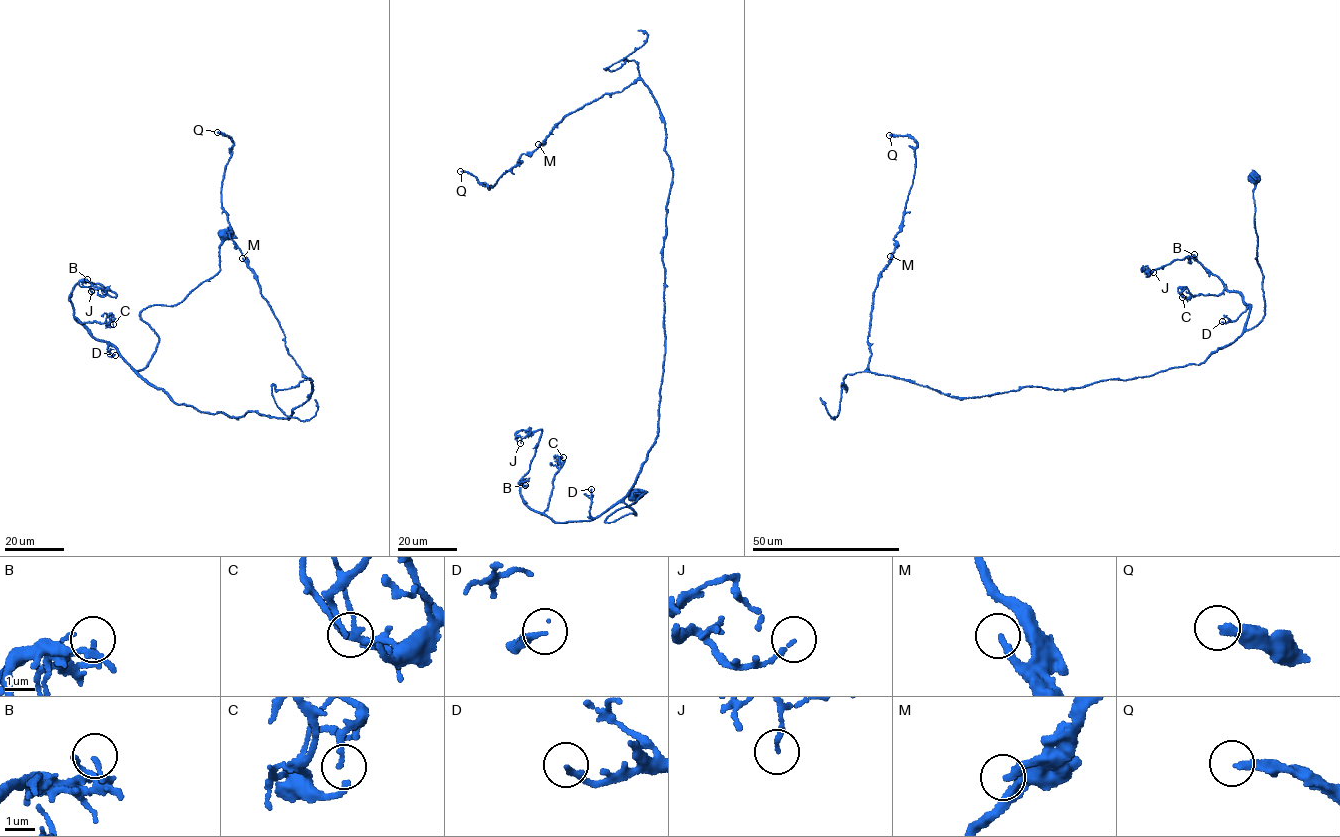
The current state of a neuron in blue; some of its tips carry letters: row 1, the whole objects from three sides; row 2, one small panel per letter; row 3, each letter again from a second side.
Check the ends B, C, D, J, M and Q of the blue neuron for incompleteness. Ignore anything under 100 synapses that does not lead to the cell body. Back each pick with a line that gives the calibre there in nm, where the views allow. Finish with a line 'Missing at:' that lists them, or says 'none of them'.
Missing at: none of them

